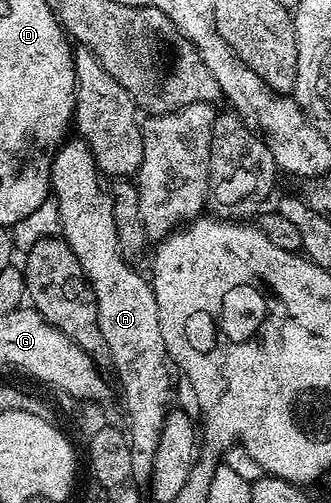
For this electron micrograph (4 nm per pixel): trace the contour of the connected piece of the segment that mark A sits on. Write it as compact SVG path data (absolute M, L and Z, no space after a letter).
M69 137L53 154L50 190L58 204L60 234L74 256L78 256L78 264L82 264L82 272L92 286L98 308L98 328L102 328L107 357L112 358L120 377L124 410L128 413L126 433L132 443L131 481L147 483L152 477L158 440L170 409L168 401L172 398L173 371L162 340L162 324L158 324L158 300L151 281L145 275L143 278L118 248L112 195L105 175L100 173L83 138Z

